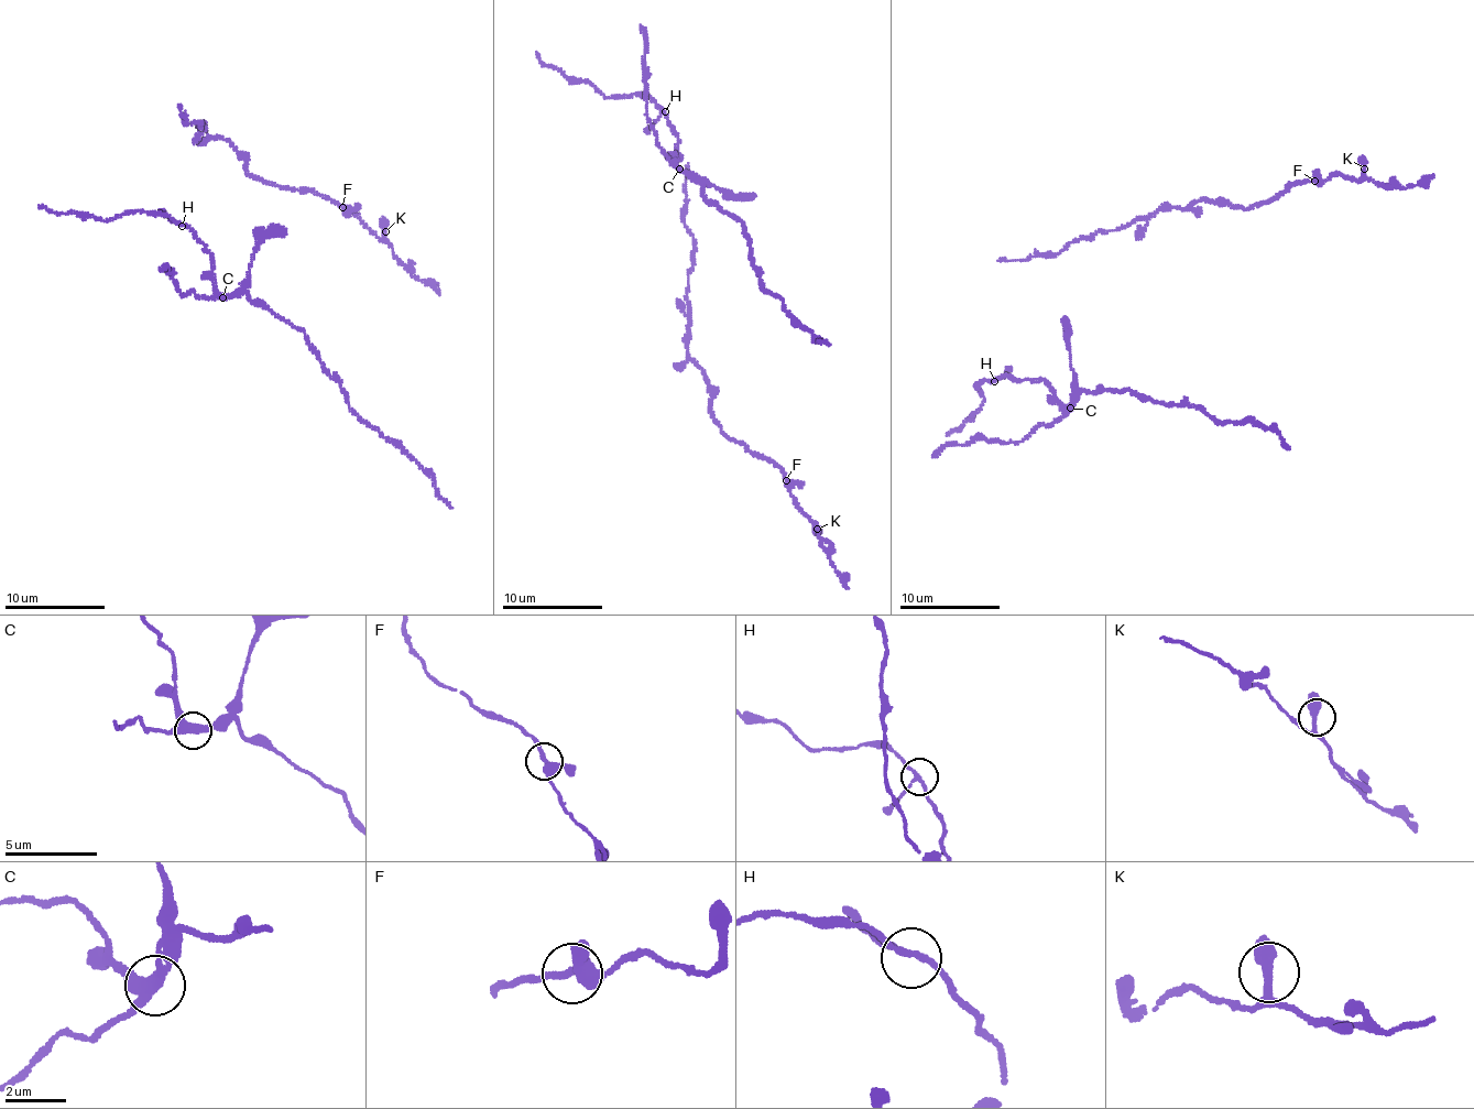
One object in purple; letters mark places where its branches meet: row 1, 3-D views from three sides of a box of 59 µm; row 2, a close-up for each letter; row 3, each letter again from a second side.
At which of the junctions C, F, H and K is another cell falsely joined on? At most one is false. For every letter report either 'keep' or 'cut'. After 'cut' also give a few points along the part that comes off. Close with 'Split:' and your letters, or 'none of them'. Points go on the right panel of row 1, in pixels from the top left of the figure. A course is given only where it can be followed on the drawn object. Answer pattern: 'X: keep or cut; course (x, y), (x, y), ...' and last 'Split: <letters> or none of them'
C: keep
F: keep
H: keep
K: keep
Split: none of them

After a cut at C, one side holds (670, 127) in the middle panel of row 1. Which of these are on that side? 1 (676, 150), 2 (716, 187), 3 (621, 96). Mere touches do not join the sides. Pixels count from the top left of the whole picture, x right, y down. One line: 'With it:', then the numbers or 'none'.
With it: 1, 3

